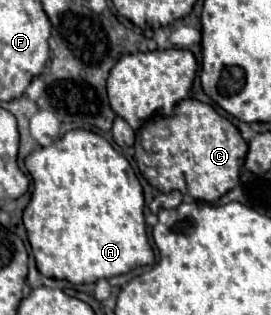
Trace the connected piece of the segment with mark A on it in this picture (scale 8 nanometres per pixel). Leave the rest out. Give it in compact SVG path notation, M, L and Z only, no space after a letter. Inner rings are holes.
M70 130L52 146L34 150L26 158L26 168L34 180L34 192L24 210L24 226L40 274L72 284L92 284L100 278L120 276L154 262L154 252L146 236L140 180L130 162L106 138L88 130Z

